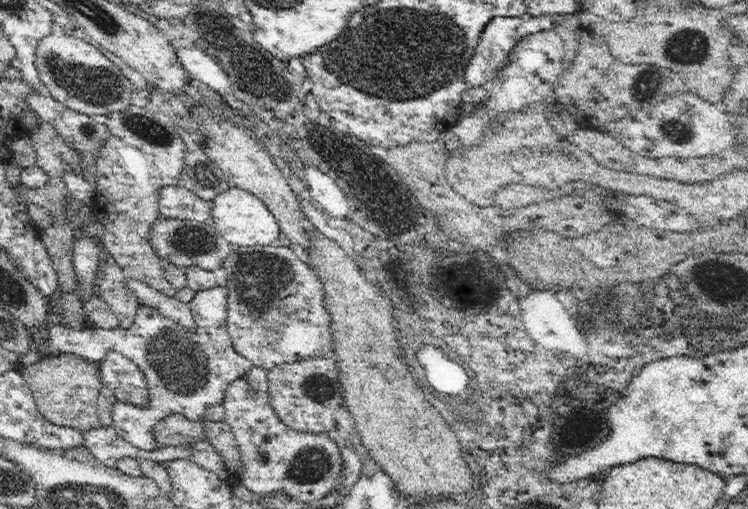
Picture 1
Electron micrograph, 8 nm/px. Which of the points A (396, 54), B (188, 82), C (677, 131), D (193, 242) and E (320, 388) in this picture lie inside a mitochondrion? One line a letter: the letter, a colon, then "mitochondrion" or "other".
A: mitochondrion
B: other
C: mitochondrion
D: mitochondrion
E: mitochondrion

